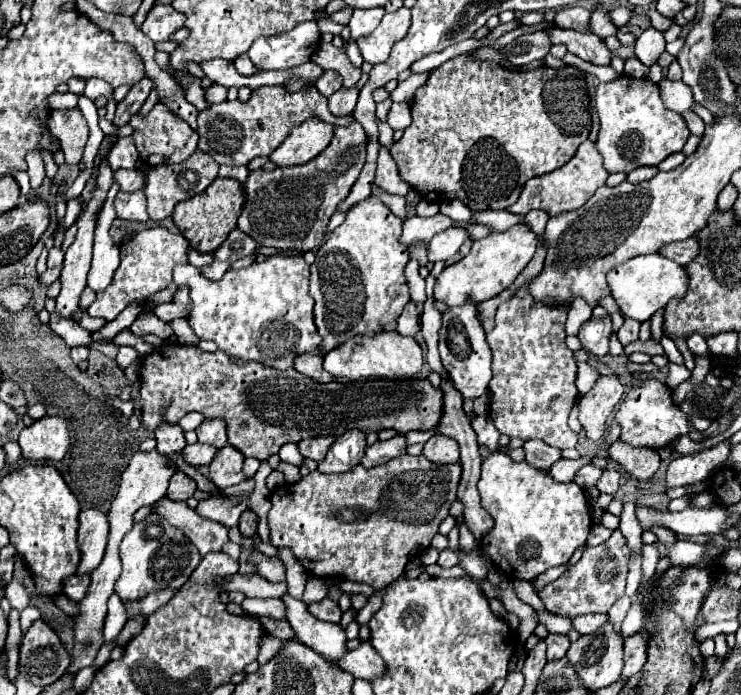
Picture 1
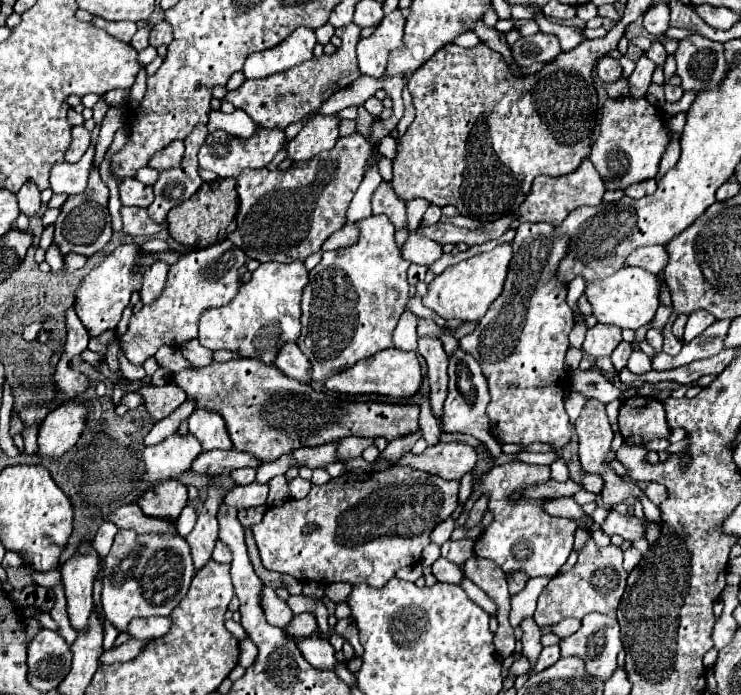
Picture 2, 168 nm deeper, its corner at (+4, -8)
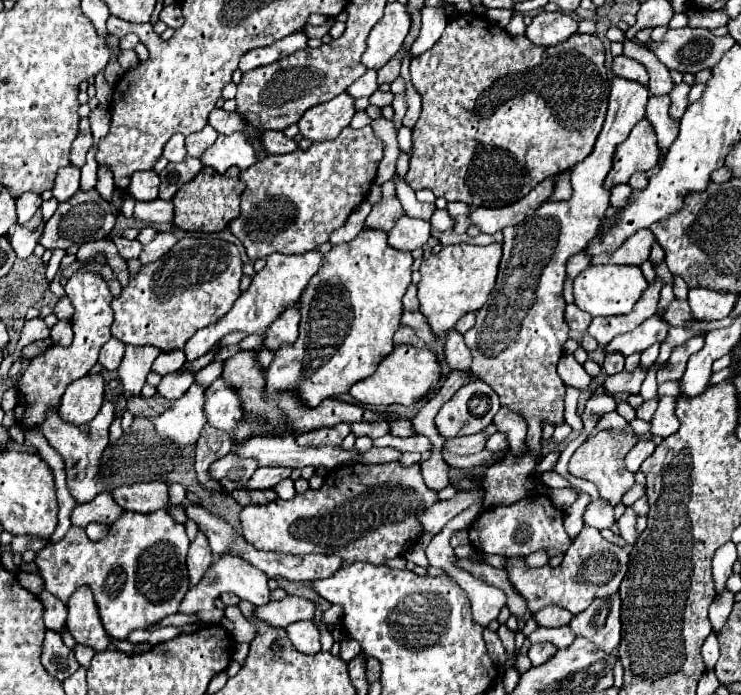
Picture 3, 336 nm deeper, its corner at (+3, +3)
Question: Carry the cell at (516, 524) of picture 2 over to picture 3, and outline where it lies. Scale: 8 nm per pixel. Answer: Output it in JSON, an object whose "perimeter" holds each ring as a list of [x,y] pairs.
{"perimeter":[[[525,497],[507,507],[493,507],[483,511],[469,527],[469,539],[471,545],[481,553],[493,553],[503,557],[527,557],[535,551],[547,551],[549,557],[565,555],[573,539],[565,533],[563,519],[565,511],[553,507],[548,497]]]}

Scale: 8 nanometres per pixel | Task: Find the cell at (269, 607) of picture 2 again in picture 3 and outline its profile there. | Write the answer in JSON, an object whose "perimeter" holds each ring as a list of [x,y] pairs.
{"perimeter":[[[223,555],[219,557],[203,575],[201,583],[191,587],[187,591],[187,595],[183,597],[181,605],[179,605],[179,613],[185,615],[195,615],[203,625],[211,625],[211,623],[219,623],[224,615],[224,611],[215,607],[214,602],[221,593],[235,593],[241,599],[247,599],[253,605],[267,605],[271,601],[271,589],[269,589],[269,577],[263,575],[259,569],[255,569],[253,565],[247,565],[247,561],[235,557],[235,555]]]}

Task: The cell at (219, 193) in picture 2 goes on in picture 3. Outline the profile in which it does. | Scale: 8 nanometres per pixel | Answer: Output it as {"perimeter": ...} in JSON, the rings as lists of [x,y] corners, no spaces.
{"perimeter":[[[203,167],[201,173],[187,183],[175,197],[175,217],[173,225],[183,229],[183,231],[223,231],[231,219],[239,215],[239,197],[243,193],[243,183],[239,181],[239,169],[229,167],[223,175],[217,173],[215,169]]]}

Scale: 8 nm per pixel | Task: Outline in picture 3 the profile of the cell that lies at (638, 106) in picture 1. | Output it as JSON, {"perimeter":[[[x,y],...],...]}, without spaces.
{"perimeter":[[[643,117],[629,133],[629,137],[617,145],[613,155],[611,173],[605,177],[605,189],[619,183],[627,183],[633,173],[649,171],[659,161],[659,147],[653,125]]]}

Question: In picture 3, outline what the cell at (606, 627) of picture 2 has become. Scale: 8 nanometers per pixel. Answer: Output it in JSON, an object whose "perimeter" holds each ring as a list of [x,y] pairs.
{"perimeter":[[[619,593],[607,599],[595,599],[585,611],[577,613],[571,623],[577,637],[585,637],[605,653],[615,653],[621,639],[621,599]]]}

